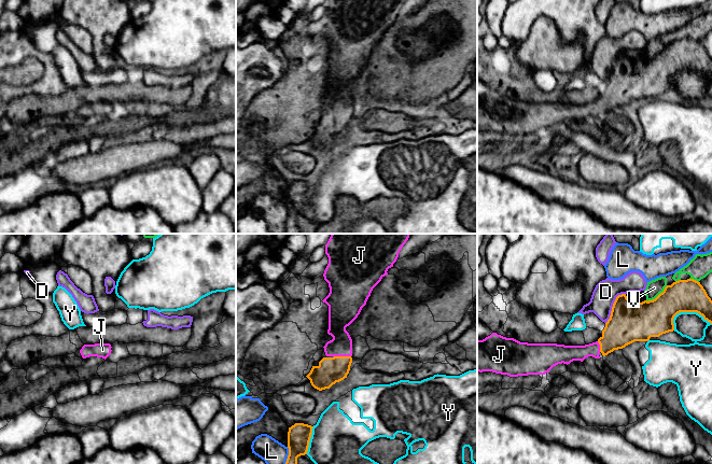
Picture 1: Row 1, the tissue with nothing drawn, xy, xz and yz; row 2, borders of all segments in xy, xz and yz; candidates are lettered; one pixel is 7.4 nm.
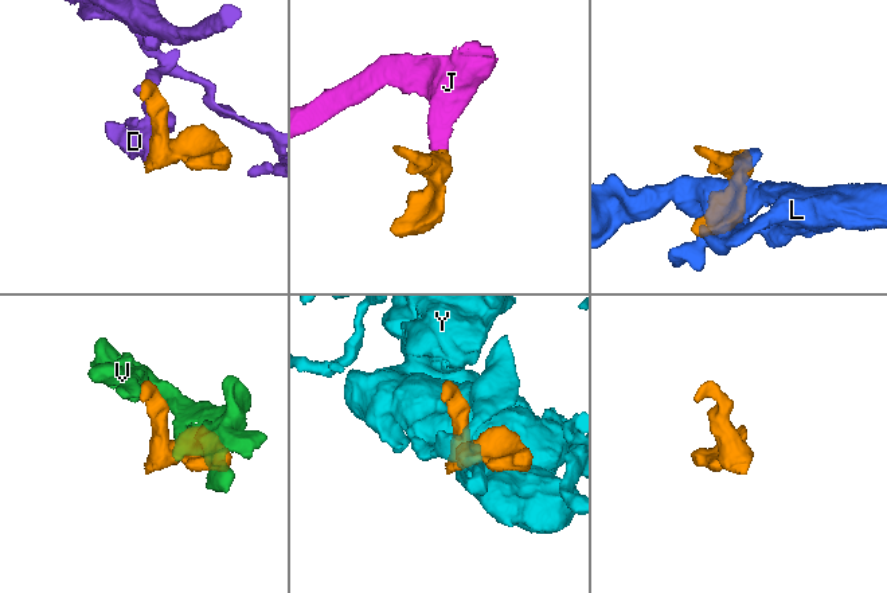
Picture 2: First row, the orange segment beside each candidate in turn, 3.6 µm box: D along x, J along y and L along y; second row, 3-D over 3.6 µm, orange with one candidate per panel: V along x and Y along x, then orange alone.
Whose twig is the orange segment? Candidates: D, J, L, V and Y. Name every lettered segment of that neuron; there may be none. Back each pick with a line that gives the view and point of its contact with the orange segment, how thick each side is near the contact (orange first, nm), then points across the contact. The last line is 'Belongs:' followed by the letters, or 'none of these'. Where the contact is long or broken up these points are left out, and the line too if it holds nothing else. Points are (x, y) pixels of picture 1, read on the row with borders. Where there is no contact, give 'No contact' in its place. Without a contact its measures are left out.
J: Touches orange at xz (341, 356). Thickness 190 nm (orange) against 160 nm. Path across: xz (330, 370), (341, 356), (341, 343)
Belongs: J

